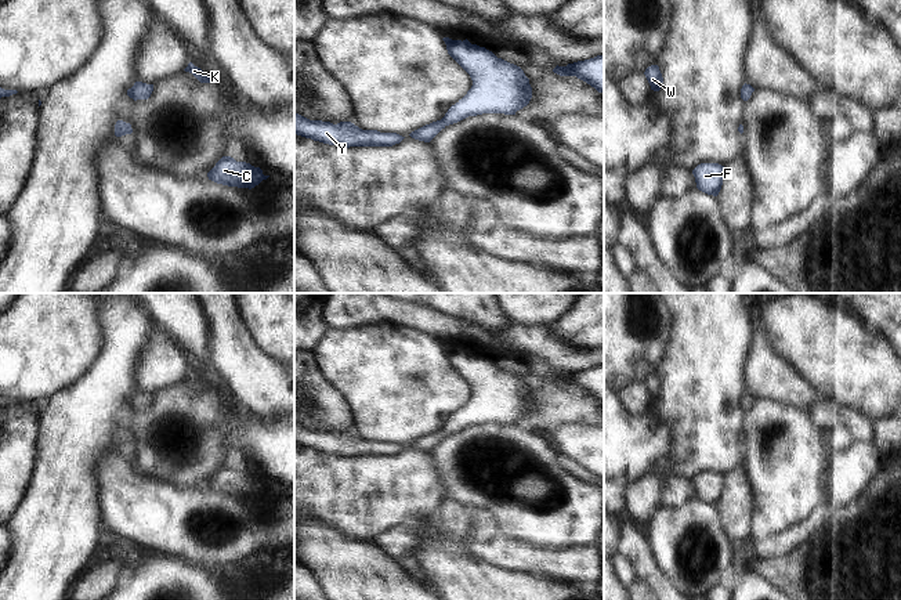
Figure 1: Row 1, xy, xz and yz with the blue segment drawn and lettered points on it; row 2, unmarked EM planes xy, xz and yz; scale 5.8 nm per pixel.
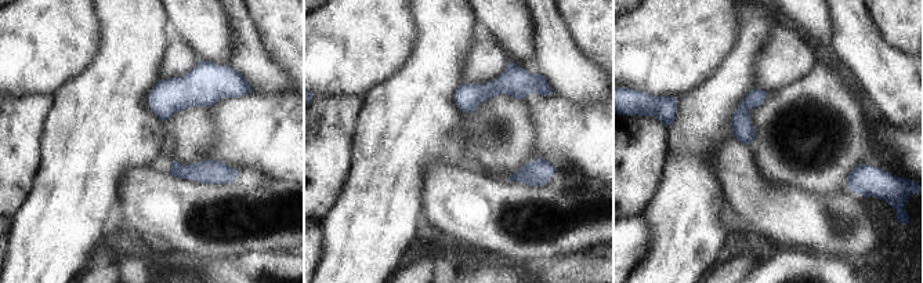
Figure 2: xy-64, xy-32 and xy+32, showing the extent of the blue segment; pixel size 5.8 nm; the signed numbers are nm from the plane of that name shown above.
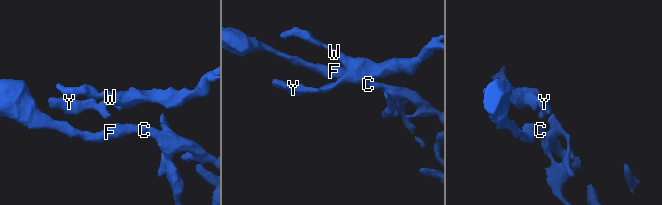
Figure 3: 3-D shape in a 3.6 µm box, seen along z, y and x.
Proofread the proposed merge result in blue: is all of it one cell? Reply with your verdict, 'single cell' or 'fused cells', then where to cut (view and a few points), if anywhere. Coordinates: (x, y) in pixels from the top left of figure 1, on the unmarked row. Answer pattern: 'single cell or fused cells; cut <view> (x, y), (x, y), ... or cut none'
single cell; cut none

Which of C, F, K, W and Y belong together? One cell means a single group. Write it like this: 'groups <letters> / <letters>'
groups C F K W Y

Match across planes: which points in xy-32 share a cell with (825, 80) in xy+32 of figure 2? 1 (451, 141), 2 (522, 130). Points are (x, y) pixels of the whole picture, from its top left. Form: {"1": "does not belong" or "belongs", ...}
{"1": "does not belong", "2": "belongs"}

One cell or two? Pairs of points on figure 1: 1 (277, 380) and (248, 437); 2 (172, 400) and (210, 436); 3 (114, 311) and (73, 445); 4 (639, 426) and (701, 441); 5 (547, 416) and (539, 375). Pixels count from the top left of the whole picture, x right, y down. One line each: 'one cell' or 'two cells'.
1: two cells
2: one cell
3: one cell
4: two cells
5: one cell

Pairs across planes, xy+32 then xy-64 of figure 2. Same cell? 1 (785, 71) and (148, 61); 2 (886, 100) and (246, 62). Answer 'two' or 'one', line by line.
1: two
2: one

